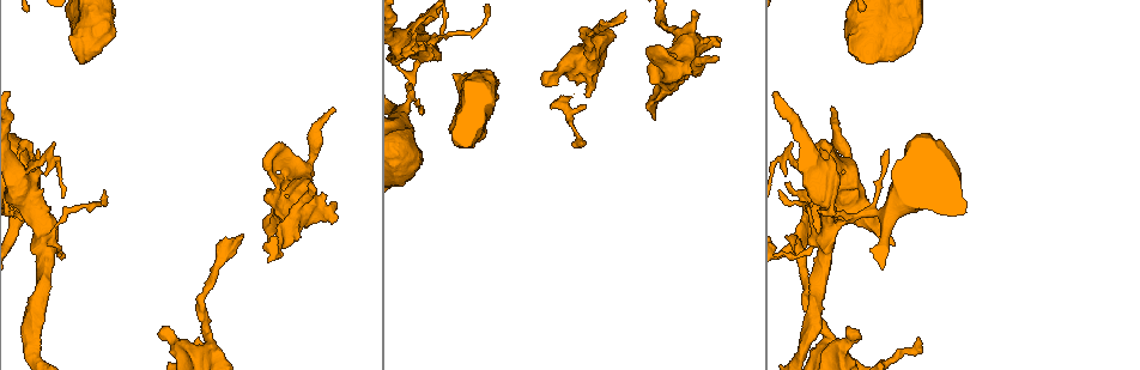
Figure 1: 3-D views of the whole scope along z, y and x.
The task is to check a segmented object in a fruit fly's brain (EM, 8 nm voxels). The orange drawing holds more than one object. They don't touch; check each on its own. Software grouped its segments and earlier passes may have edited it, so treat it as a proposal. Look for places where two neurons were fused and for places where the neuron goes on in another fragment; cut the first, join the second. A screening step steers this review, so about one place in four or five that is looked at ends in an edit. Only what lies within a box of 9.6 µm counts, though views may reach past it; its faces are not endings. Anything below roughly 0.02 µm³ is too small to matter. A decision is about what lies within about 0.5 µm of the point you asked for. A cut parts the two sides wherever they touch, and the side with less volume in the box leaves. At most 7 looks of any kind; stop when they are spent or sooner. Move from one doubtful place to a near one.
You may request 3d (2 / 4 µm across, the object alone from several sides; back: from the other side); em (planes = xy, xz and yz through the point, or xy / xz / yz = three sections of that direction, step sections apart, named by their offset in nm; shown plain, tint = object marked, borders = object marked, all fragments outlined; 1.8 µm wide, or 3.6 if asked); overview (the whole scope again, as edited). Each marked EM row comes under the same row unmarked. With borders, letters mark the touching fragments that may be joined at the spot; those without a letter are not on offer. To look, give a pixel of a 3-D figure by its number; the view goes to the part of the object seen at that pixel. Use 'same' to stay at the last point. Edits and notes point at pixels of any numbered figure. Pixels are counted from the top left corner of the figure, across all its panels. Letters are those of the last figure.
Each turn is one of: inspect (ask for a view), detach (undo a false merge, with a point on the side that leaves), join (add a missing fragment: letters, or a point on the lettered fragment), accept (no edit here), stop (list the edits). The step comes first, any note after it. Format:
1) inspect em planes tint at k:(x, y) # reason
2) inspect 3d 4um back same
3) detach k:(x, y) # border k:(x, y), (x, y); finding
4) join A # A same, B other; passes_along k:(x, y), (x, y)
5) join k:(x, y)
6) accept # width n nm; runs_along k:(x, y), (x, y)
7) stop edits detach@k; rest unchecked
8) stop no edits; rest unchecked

inspect em 3.6um xz step 4 tint at 1:(882, 35) # thick turns thin

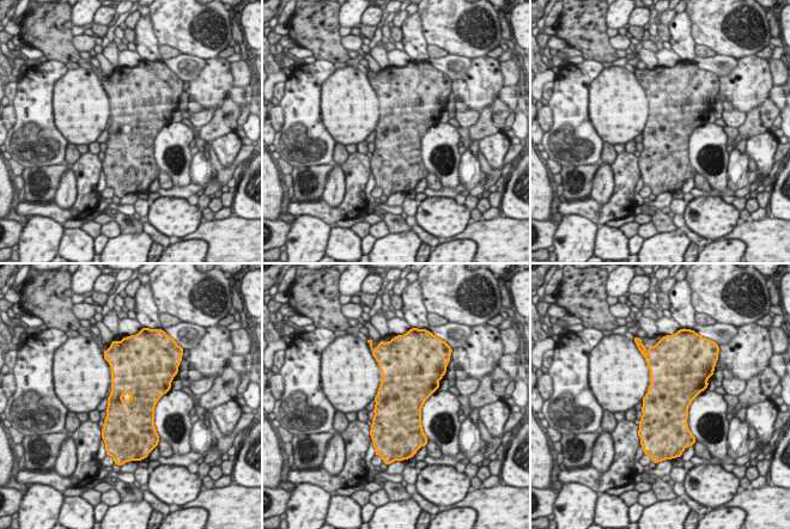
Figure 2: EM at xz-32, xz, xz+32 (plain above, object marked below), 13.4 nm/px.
inspect em 3.6um xz step 4 borders same

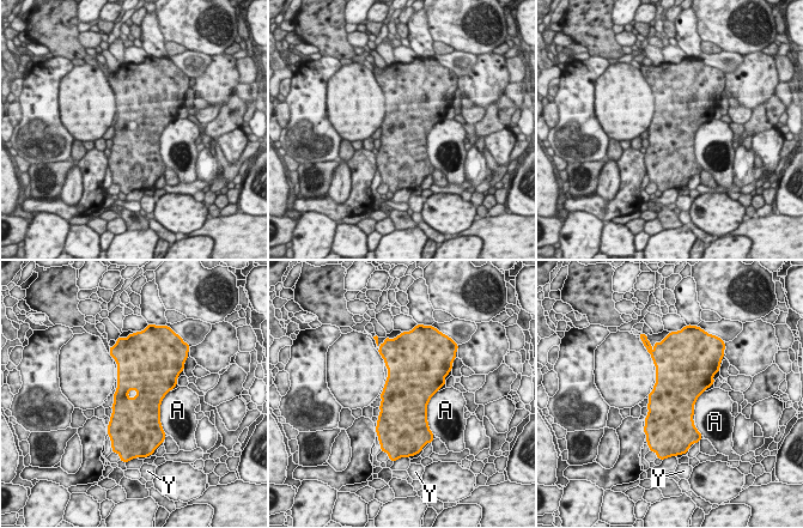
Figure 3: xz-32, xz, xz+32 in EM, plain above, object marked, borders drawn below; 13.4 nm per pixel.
accept # width 600 nm; A other, Y other; border 3:(169, 390), (159, 407), (160, 425); one neuron here

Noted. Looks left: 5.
inspect em xz step 8 borders at 1:(35, 225) # a narrow waist

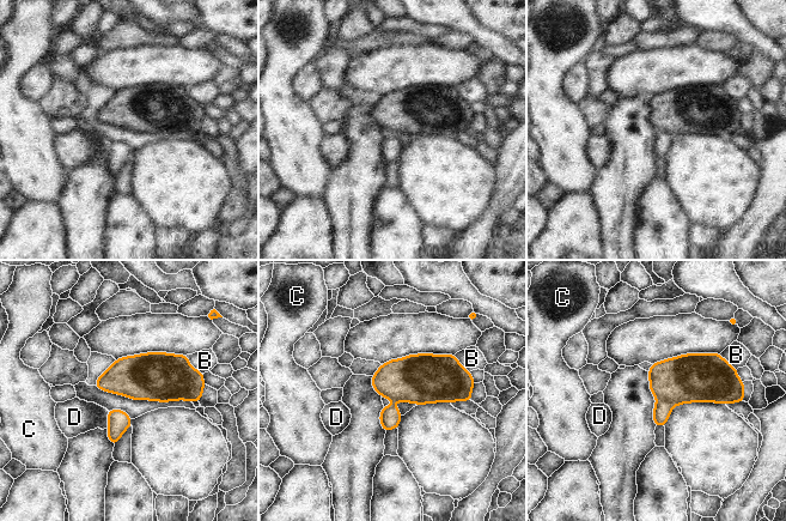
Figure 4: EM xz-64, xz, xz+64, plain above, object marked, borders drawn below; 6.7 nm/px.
detach 4:(663, 409) # width 300 nm; longest_contact B 180 nm; B other, C other, D other; two neurons meet here

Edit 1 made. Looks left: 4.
inspect em planes borders at 1:(311, 182)

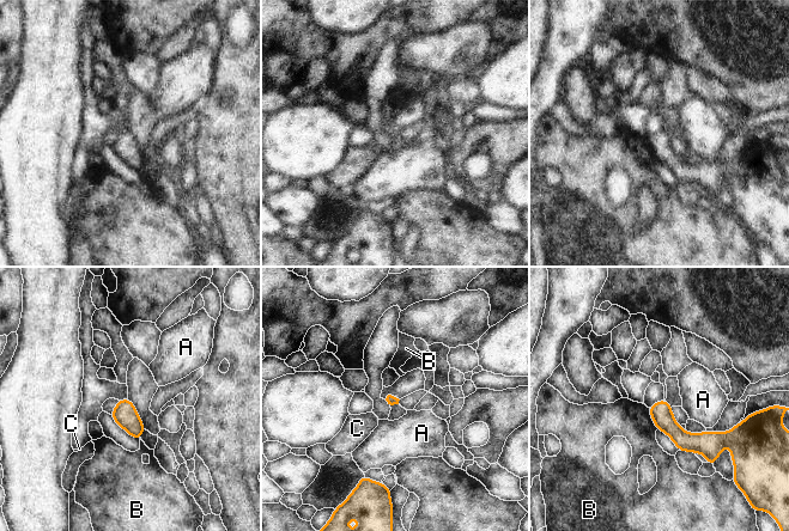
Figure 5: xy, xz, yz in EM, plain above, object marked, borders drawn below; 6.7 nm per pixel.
accept # A other, B other, C other; runs_along 5:(653, 409), (685, 441), (724, 438); none of them fits

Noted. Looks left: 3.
stop edits detach@4; rest unchecked

